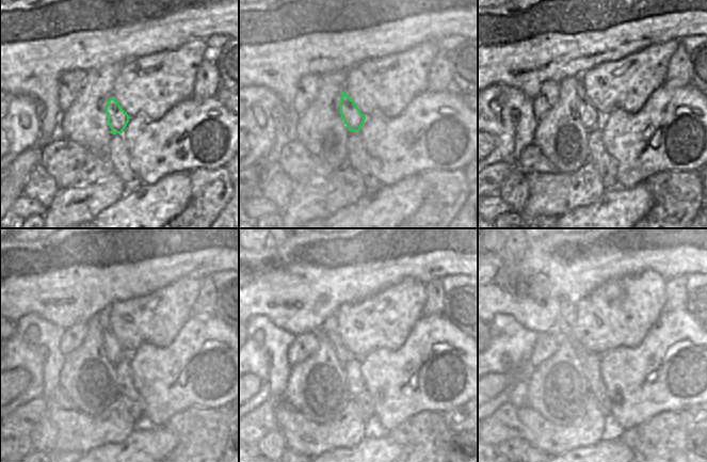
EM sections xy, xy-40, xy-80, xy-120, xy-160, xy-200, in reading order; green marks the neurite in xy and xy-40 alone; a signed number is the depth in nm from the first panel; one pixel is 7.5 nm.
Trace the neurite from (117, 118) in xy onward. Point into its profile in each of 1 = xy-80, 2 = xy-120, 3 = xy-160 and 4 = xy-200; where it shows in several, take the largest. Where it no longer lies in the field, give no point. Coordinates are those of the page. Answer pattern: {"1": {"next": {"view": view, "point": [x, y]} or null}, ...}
{"1": {"next": {"view": "xy-80", "point": [589, 115]}}, "2": {"next": {"view": "xy-120", "point": [109, 354]}}, "3": {"next": {"view": "xy-160", "point": [330, 328]}}, "4": {"next": {"view": "xy-200", "point": [566, 318]}}}

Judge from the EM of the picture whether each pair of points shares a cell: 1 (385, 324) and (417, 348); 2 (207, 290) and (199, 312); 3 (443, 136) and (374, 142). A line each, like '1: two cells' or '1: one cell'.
1: two cells
2: one cell
3: one cell

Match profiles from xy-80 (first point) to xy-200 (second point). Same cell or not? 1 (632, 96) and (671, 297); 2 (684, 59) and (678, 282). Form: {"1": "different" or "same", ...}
{"1": "different", "2": "same"}

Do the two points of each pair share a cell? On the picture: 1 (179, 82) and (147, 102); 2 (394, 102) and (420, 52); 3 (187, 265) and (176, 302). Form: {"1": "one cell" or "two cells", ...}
{"1": "one cell", "2": "one cell", "3": "two cells"}

